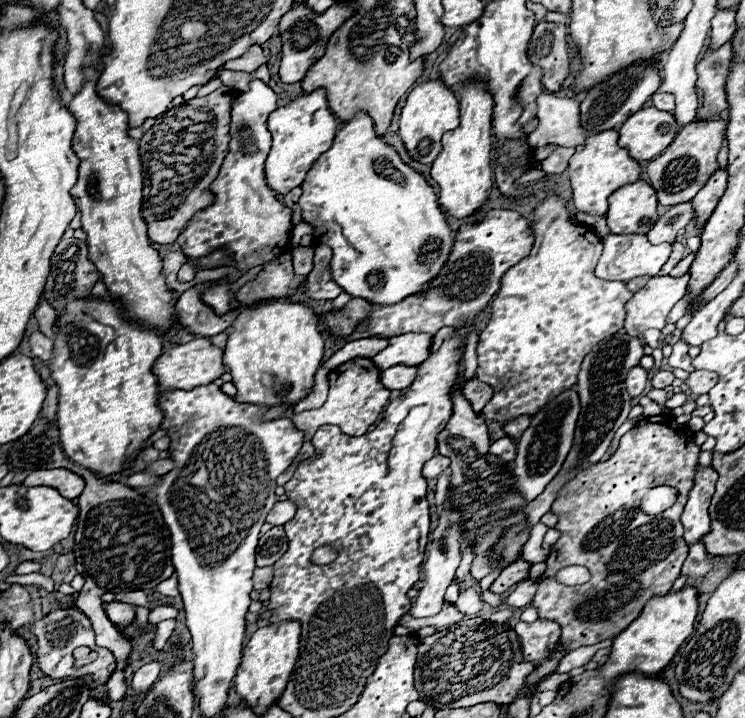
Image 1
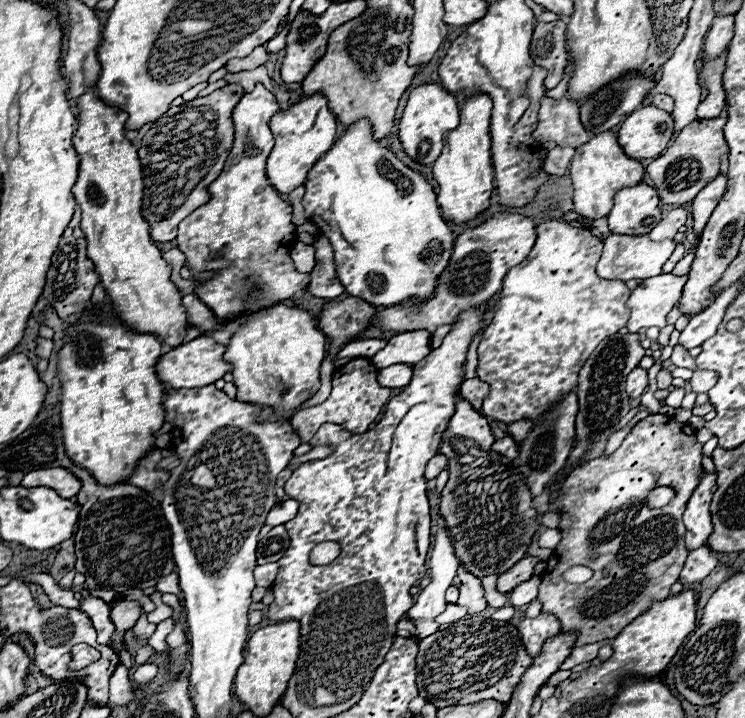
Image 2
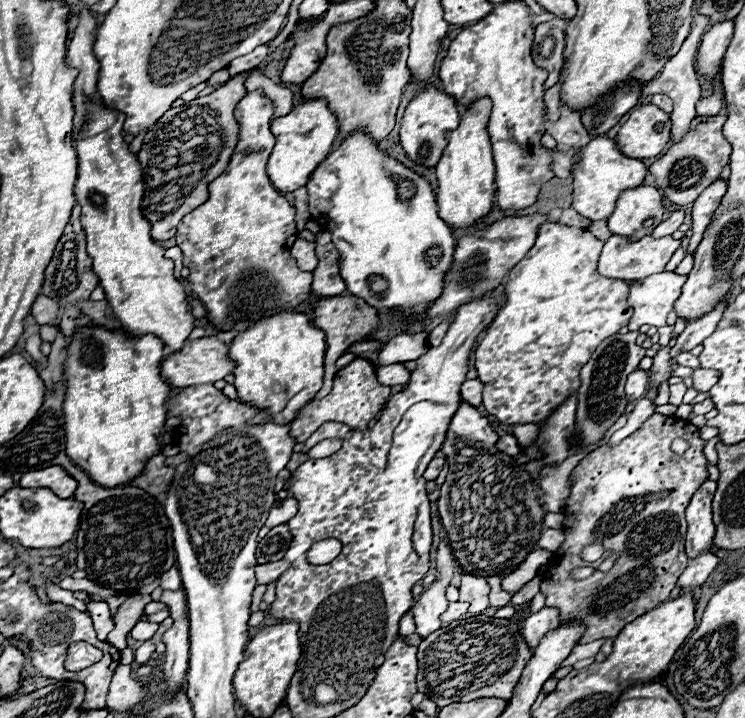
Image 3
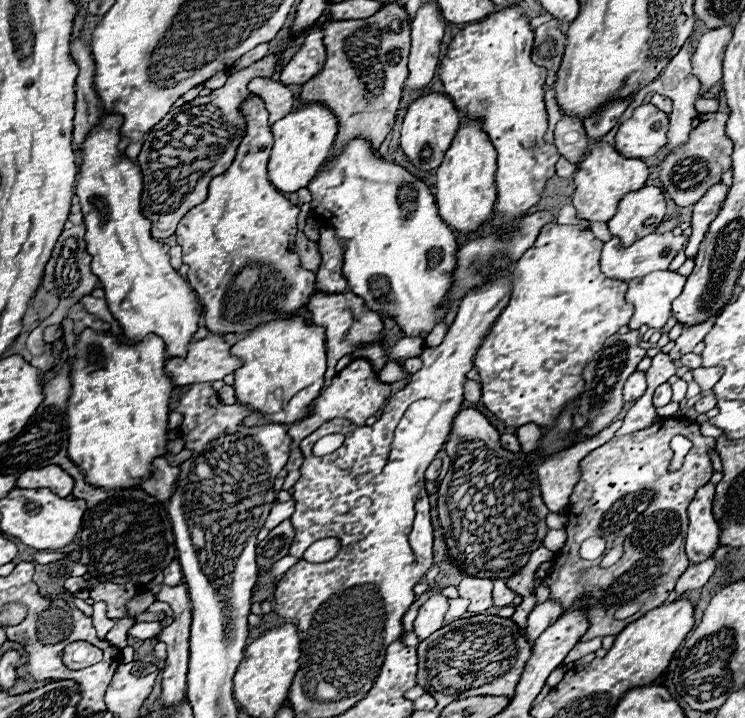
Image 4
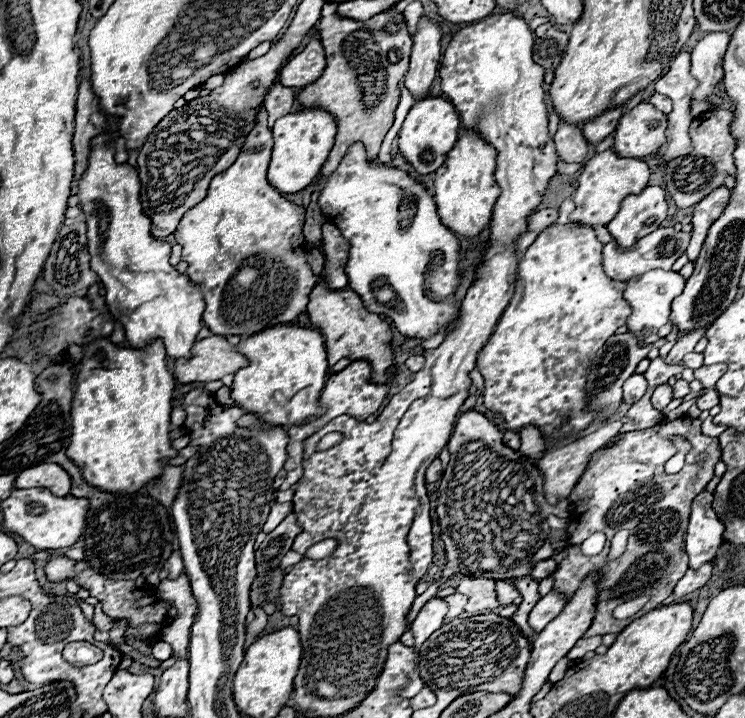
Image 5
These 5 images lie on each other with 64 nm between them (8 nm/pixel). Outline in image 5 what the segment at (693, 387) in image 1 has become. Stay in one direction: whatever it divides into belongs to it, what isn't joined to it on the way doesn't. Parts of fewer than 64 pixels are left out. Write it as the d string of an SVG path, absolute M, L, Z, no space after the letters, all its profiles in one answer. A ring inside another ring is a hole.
M724 364L702 366L702 368L694 370L694 378L696 378L696 380L700 380L700 382L702 382L702 386L704 386L706 390L710 390L710 388L714 388L714 384L718 382L718 378L724 374L724 370L726 370L726 366L724 366Z

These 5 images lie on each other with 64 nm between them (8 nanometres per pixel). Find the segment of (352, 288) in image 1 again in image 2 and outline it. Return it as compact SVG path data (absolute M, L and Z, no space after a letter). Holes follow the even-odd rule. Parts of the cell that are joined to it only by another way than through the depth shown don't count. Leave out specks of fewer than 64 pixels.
M366 118L354 122L352 126L348 126L344 130L344 134L334 142L334 146L314 164L314 168L308 172L308 178L304 182L304 188L306 188L306 194L302 198L302 206L306 210L306 218L310 222L314 222L316 226L320 226L318 230L330 240L332 248L334 248L334 264L336 264L336 276L338 280L342 282L342 286L346 288L346 292L350 296L358 296L366 302L370 302L372 306L394 306L396 302L404 302L408 298L426 298L428 294L432 294L434 286L436 286L436 278L442 274L444 266L448 264L450 260L450 254L452 254L452 246L454 246L454 236L452 236L452 230L448 228L446 220L440 216L440 210L438 210L438 204L436 204L436 194L434 194L434 188L424 180L422 174L410 170L408 166L404 166L388 148L380 146L378 140L372 138L372 126Z

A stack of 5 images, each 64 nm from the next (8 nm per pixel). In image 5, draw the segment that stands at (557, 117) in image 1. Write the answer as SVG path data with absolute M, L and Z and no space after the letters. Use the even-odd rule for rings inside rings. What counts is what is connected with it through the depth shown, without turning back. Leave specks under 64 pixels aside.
M560 122L554 142L556 142L556 150L562 162L584 162L586 152L588 152L588 142L582 136L580 126Z

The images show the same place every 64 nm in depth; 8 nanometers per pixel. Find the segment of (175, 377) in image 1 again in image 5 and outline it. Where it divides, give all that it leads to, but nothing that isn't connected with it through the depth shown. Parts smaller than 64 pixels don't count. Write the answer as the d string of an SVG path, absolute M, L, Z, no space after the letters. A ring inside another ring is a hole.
M210 336L192 346L190 358L174 360L174 376L180 384L212 382L244 368L248 360L236 354L224 336Z

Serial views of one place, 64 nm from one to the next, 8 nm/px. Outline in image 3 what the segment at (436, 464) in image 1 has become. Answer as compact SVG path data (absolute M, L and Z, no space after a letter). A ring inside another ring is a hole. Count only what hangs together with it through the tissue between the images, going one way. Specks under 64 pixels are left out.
M434 458L434 460L428 464L428 468L426 468L426 472L424 472L424 478L426 478L426 480L436 480L436 476L440 474L444 462L446 462L444 458Z

